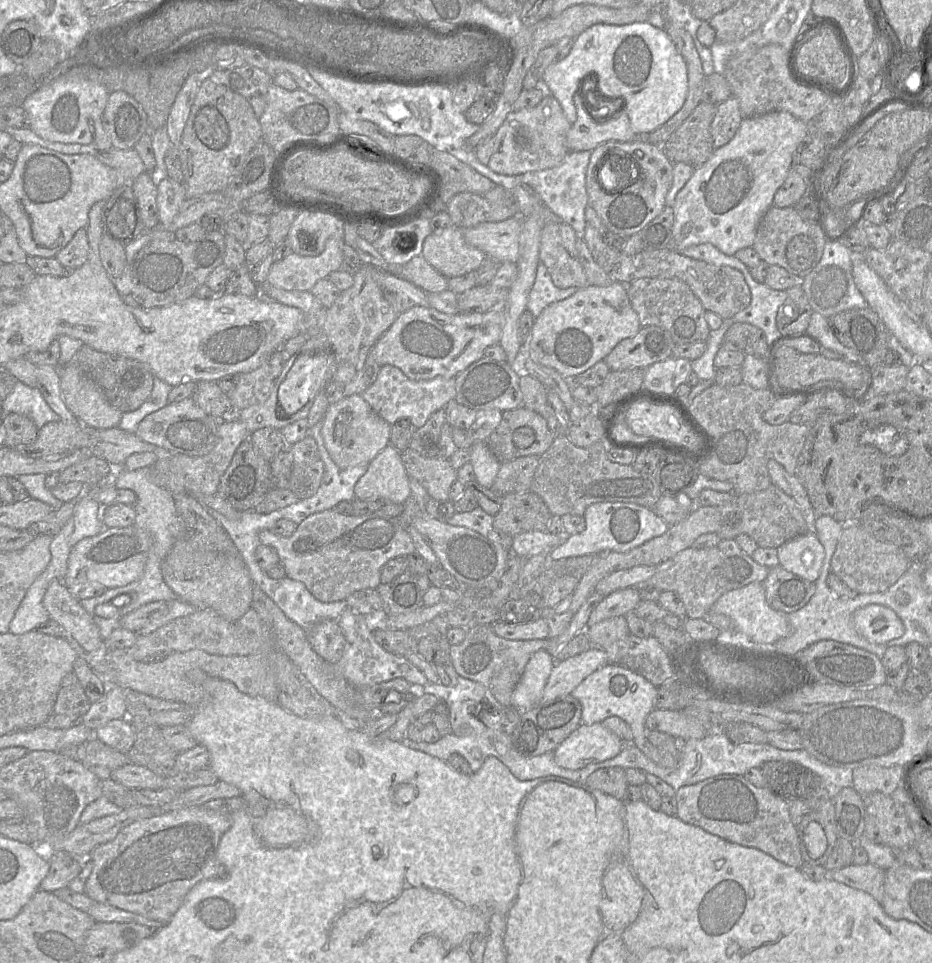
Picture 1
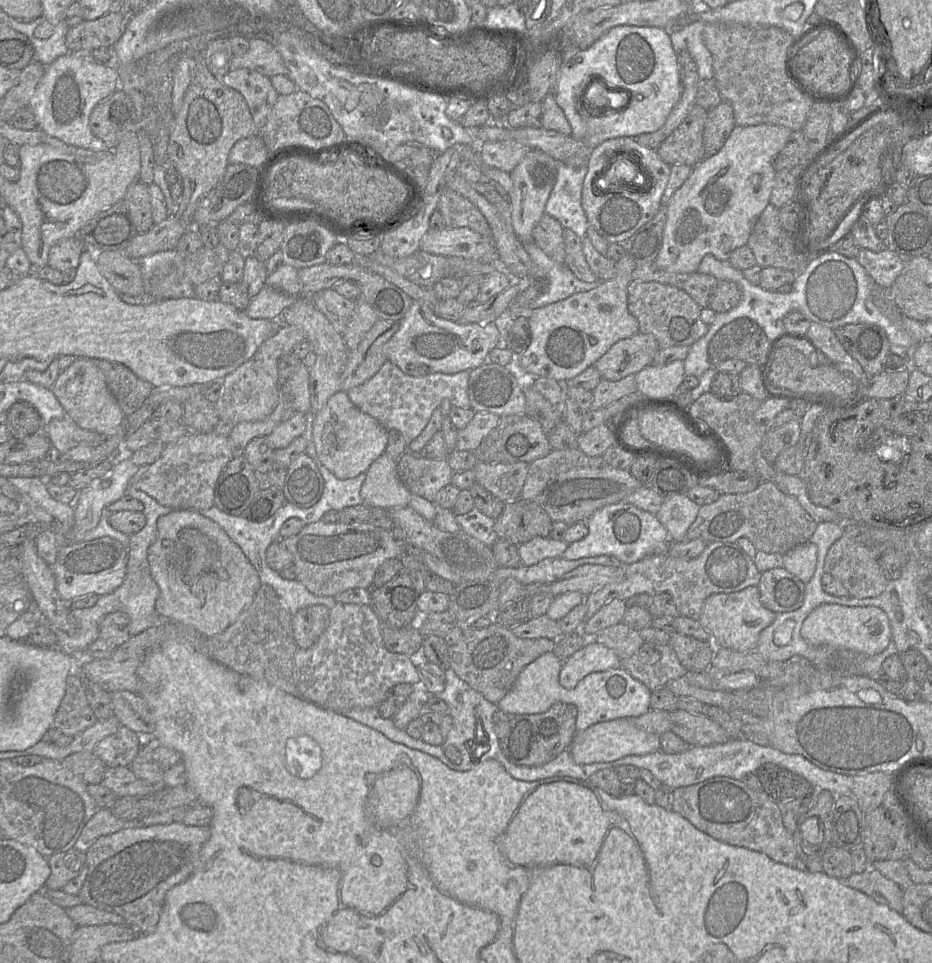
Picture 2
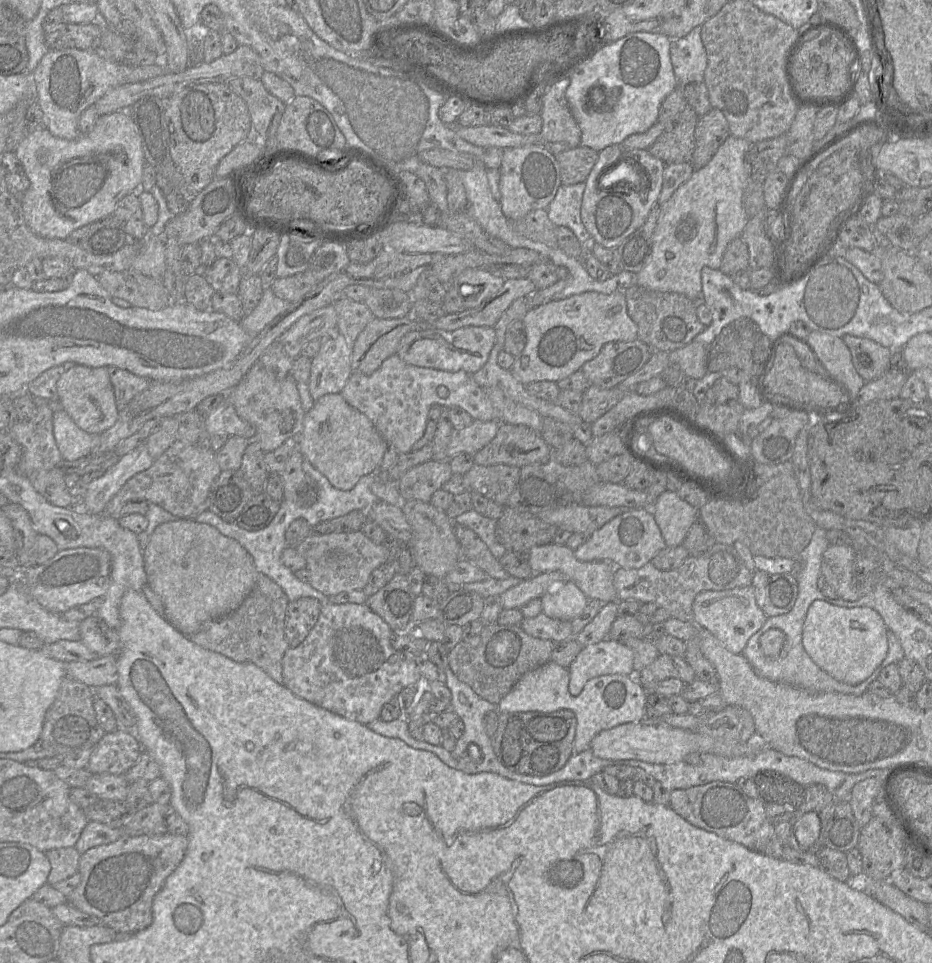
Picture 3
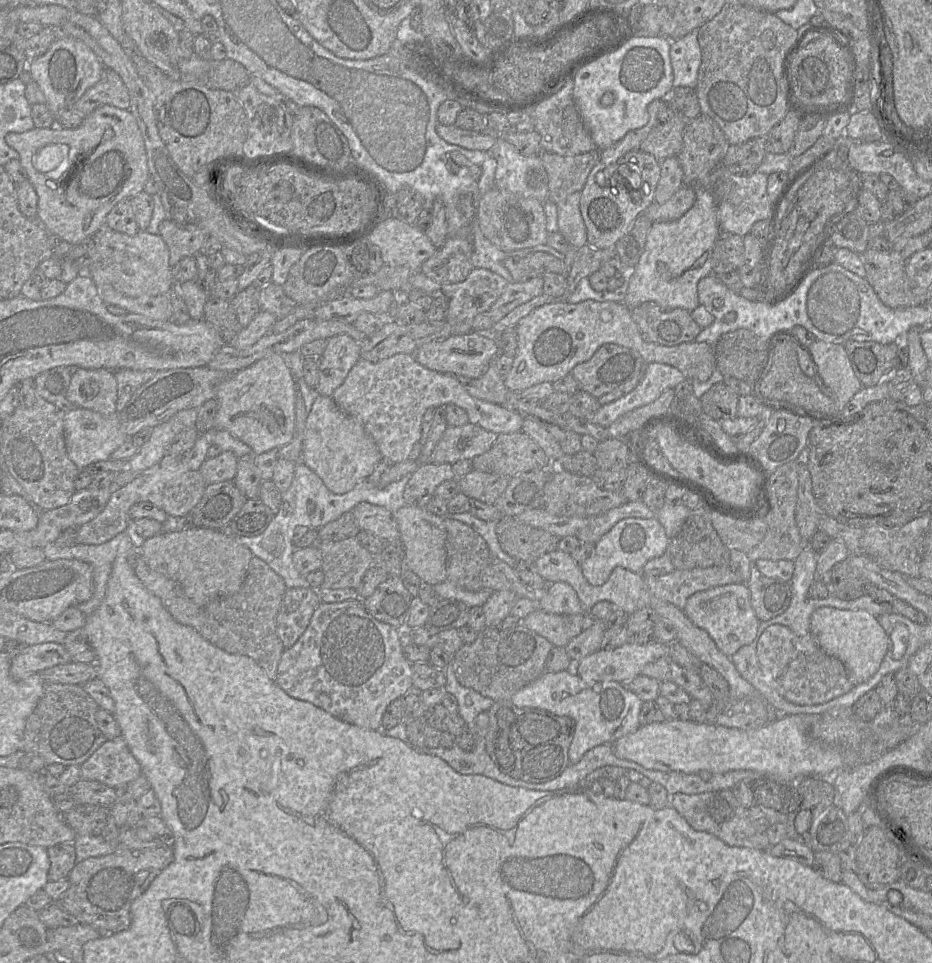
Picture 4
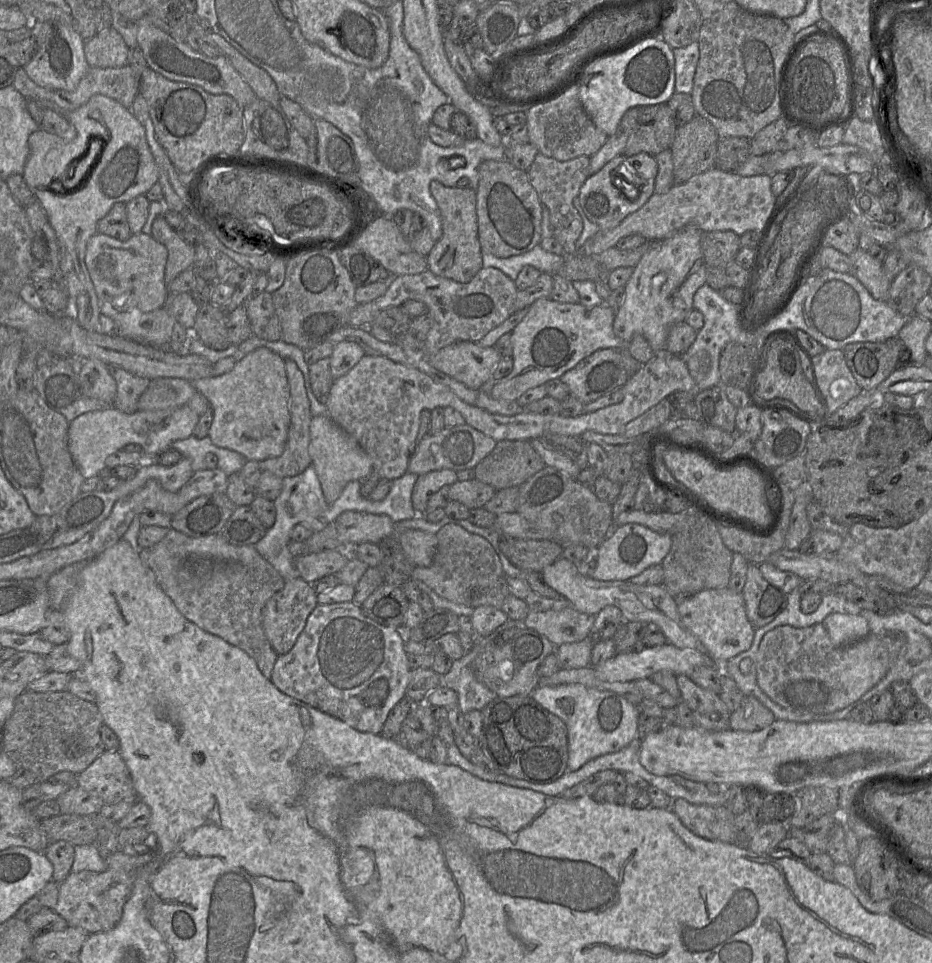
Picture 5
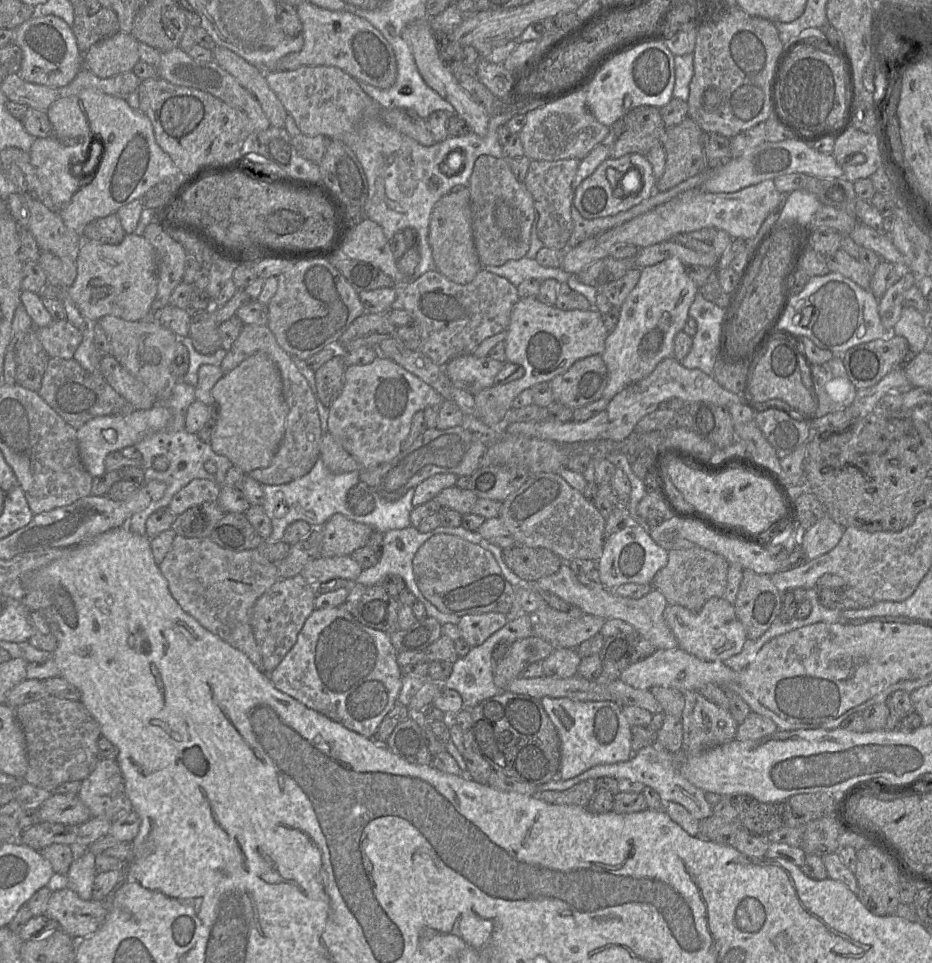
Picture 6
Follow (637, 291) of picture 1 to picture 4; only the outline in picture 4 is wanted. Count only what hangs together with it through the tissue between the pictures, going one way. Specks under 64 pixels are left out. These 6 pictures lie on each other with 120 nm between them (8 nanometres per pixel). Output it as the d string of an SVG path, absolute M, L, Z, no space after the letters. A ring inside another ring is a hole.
M645 302L633 308L631 316L644 341L663 346L674 346L694 341L702 329L692 318L691 312L681 308L663 309L655 302Z

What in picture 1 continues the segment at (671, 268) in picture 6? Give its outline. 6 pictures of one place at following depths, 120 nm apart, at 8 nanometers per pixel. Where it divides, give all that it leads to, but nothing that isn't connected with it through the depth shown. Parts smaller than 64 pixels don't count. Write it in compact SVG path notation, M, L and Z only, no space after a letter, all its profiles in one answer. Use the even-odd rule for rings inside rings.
M785 111L743 118L734 137L715 149L703 165L694 168L691 178L678 192L673 205L671 248L681 252L691 246L710 243L722 253L732 256L742 248L752 247L758 226L773 206L776 191L794 167L796 152L809 131L809 124Z

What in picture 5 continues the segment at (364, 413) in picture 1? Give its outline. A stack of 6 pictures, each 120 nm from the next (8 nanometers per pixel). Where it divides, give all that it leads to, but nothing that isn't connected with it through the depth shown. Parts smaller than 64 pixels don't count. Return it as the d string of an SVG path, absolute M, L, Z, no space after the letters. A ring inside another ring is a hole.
M327 415L312 417L309 454L321 483L325 501L329 505L333 505L340 497L349 482L362 481L374 470L370 456L352 436L341 429Z

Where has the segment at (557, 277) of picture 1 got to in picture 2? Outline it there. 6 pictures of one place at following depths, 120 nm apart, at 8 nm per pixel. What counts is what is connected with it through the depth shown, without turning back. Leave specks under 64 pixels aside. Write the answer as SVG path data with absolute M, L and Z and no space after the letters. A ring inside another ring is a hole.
M547 213L543 214L532 230L532 241L558 263L565 263L563 230L563 226Z

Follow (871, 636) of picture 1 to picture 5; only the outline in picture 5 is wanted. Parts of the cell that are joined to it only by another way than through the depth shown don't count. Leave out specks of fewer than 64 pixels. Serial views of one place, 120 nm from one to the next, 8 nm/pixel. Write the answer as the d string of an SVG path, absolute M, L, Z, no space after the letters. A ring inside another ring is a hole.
M831 613L823 621L829 637L836 646L843 646L870 633L867 620L860 614Z

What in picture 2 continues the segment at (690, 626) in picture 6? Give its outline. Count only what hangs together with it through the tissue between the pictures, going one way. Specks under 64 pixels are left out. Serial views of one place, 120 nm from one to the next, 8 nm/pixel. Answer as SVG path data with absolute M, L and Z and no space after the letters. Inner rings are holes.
M749 586L738 592L707 597L698 621L709 632L715 647L748 652L756 650L761 631L772 624L776 615L762 605L758 586Z

